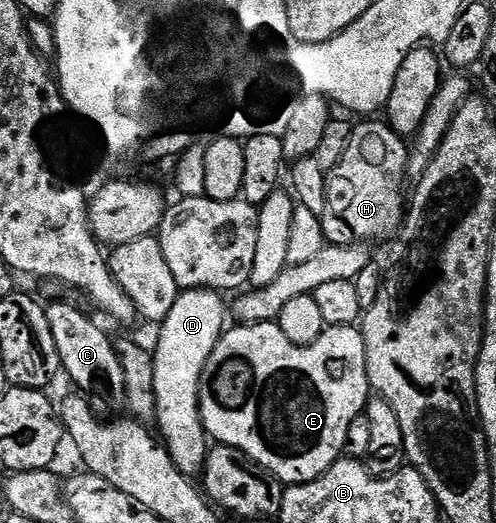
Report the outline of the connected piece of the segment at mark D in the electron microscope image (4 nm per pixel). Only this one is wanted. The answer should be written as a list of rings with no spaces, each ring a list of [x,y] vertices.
[[[188,288],[179,291],[176,306],[160,322],[154,357],[154,407],[157,435],[166,445],[172,462],[185,476],[198,478],[206,467],[208,437],[200,414],[200,386],[204,366],[227,327],[228,304],[212,288]]]

